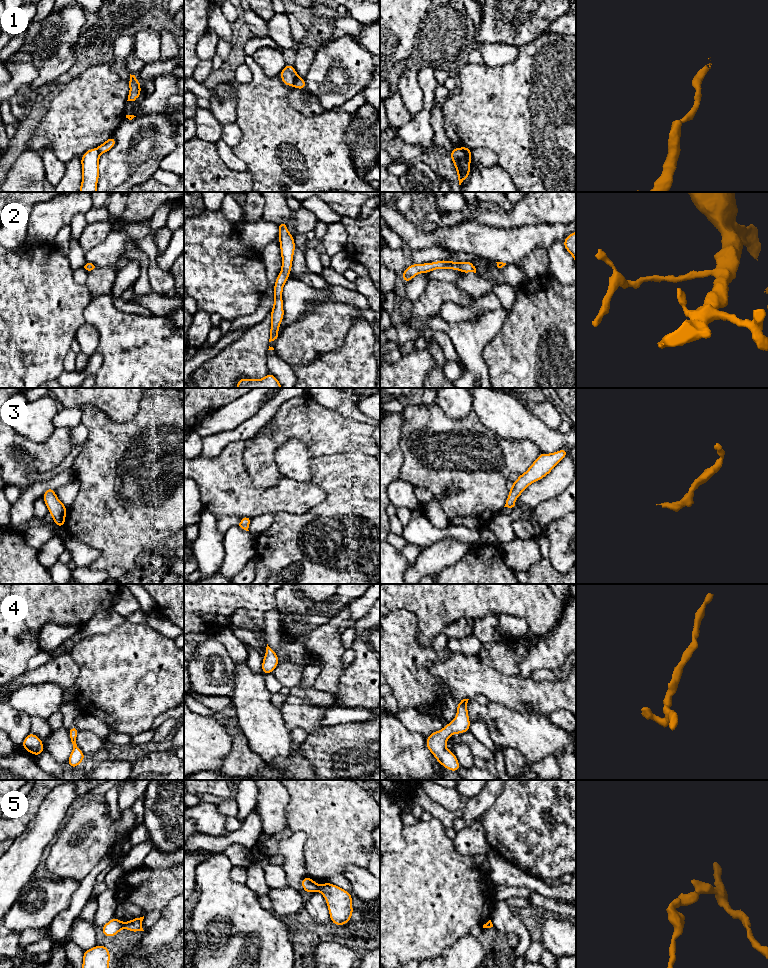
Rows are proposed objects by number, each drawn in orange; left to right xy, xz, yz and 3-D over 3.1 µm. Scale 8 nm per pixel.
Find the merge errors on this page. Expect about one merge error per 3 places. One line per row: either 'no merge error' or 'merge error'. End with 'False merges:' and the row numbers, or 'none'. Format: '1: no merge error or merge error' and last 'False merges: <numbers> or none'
1: merge error
2: no merge error
3: no merge error
4: no merge error
5: merge error
False merges: 1, 5

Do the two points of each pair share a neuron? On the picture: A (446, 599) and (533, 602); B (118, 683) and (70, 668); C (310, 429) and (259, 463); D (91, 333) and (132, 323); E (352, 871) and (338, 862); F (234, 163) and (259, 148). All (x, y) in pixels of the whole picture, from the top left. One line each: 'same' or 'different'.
A: same
B: different
C: same
D: different
E: different
F: different

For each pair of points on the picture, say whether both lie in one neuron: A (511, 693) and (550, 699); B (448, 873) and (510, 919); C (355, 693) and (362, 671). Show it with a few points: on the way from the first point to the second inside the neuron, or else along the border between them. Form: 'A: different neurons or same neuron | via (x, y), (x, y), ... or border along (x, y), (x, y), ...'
A: same neuron | via (521, 694), (540, 697)
B: different neurons | border along (495, 900), (489, 919)
C: same neuron | via (358, 688), (362, 684), (362, 676)

